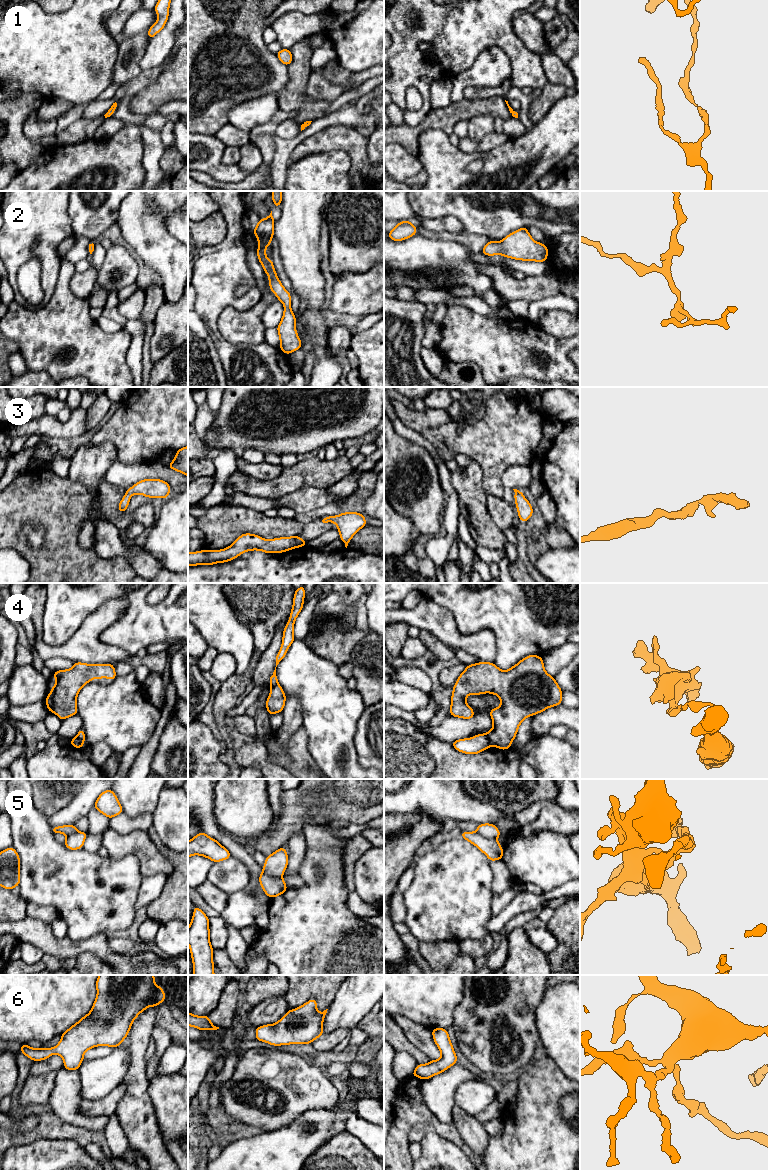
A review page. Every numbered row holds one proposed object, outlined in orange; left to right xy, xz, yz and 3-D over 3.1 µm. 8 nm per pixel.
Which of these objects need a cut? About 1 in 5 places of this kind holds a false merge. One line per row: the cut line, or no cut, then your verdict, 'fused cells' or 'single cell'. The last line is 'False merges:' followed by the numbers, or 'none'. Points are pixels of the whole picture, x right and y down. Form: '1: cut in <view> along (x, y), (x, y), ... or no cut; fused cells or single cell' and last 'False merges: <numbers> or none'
1: no cut; single cell
2: no cut; single cell
3: no cut; single cell
4: cut in yz along (483, 734), (491, 745); fused cells
5: cut in yz along (476, 831), (483, 836), (495, 839); fused cells
6: no cut; single cell
False merges: 4, 5

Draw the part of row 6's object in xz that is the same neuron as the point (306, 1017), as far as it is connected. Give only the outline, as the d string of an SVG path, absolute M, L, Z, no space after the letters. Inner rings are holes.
M311 999L287 1013L275 1024L255 1029L256 1040L273 1046L289 1044L311 1044L323 1035L323 1020L327 1010L319 1013L317 1001Z

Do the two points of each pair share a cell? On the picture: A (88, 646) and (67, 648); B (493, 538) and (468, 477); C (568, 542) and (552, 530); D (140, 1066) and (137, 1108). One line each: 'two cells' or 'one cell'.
A: one cell
B: one cell
C: one cell
D: one cell

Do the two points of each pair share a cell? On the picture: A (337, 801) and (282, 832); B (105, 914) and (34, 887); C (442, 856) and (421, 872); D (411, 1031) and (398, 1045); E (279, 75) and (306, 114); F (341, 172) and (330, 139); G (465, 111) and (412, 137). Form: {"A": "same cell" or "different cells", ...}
{"A": "same cell", "B": "same cell", "C": "same cell", "D": "different cells", "E": "different cells", "F": "different cells", "G": "same cell"}

